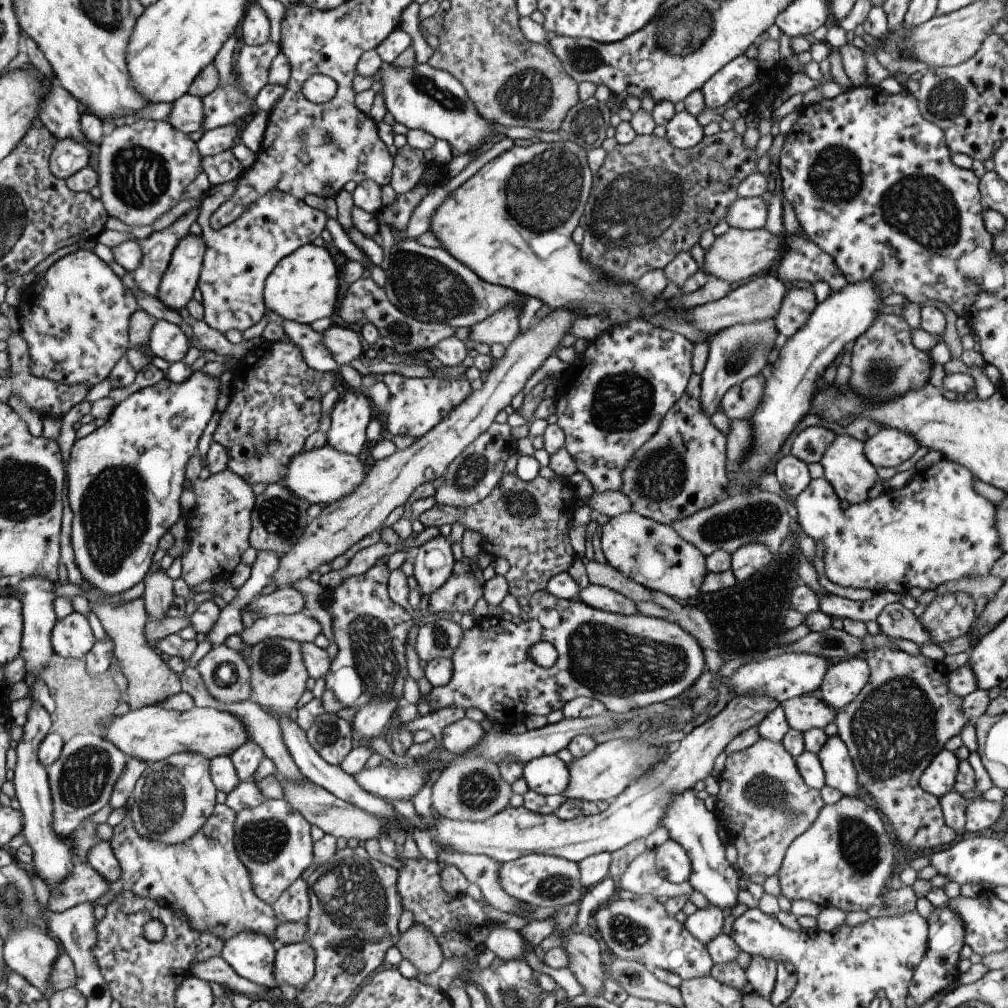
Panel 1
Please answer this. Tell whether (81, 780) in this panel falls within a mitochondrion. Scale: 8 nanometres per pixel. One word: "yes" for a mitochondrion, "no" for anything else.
yes

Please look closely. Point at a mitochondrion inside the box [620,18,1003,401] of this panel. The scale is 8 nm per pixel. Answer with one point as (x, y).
(921, 208)

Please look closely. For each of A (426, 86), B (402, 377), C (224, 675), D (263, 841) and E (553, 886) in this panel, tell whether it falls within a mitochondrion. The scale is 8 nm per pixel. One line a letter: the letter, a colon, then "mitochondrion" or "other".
A: mitochondrion
B: other
C: mitochondrion
D: mitochondrion
E: mitochondrion

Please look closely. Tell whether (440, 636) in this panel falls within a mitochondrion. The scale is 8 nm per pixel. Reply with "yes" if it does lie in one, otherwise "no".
yes

